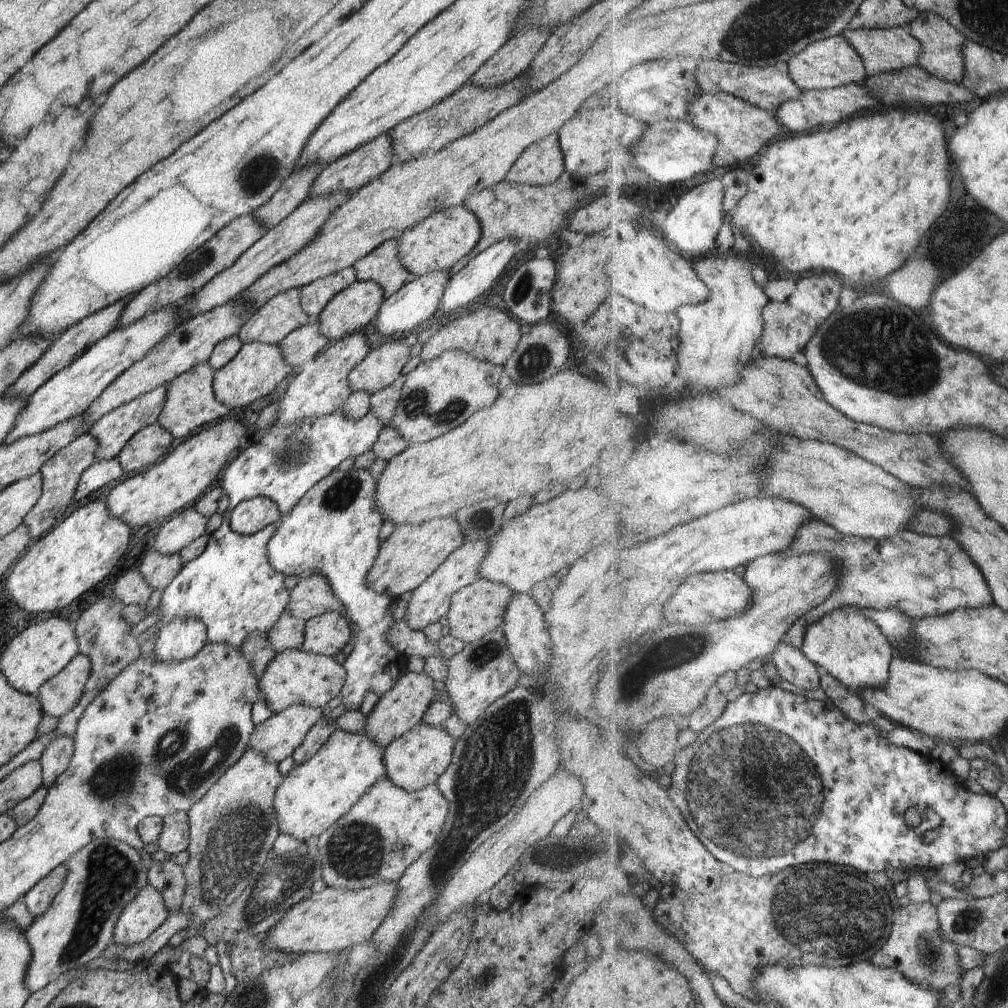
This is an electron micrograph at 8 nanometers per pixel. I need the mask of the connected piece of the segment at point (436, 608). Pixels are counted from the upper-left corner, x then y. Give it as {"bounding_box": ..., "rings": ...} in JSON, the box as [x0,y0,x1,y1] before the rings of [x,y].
{"bounding_box":[406,540,488,631],"rings":[[[474,540],[471,542],[465,542],[454,550],[446,562],[442,566],[438,566],[438,570],[434,574],[430,574],[427,580],[423,580],[423,584],[420,584],[412,592],[410,600],[408,600],[408,610],[406,610],[406,624],[412,628],[412,630],[424,631],[424,628],[428,624],[439,622],[442,616],[448,615],[451,606],[452,596],[458,590],[473,584],[477,579],[480,579],[480,566],[482,566],[482,560],[484,556],[488,554],[488,544],[486,540]]]}

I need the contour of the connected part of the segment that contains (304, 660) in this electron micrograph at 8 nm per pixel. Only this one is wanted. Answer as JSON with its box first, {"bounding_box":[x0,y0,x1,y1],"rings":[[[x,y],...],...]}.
{"bounding_box":[258,649,347,713],"rings":[[[289,649],[275,654],[258,682],[259,695],[274,713],[291,705],[306,704],[310,708],[328,709],[328,703],[340,695],[347,678],[344,666],[332,657],[316,655],[301,649]]]}

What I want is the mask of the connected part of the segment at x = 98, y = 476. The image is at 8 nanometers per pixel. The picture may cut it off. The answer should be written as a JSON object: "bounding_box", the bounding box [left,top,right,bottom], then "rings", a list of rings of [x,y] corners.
{"bounding_box":[74,458,125,501],"rings":[[[117,458],[95,462],[80,476],[74,501],[90,496],[92,492],[118,480],[123,474],[125,474],[124,468]]]}

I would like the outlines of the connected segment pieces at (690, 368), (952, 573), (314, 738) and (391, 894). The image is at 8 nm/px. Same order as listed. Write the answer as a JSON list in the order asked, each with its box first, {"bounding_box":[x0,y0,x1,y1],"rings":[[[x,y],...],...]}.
[{"bounding_box":[677,254,770,392],"rings":[[[742,254],[706,256],[694,264],[698,276],[710,284],[714,296],[706,304],[682,307],[677,312],[682,324],[682,344],[678,348],[679,368],[685,379],[684,389],[690,392],[713,392],[728,388],[744,378],[746,368],[754,364],[754,354],[760,354],[758,344],[765,336],[765,309],[770,305],[766,286],[770,272]]]},{"bounding_box":[782,519,997,650],"rings":[[[814,519],[798,532],[798,540],[792,548],[788,548],[787,554],[802,556],[812,552],[832,554],[842,566],[842,580],[838,584],[838,592],[829,599],[826,608],[802,616],[782,640],[782,644],[786,642],[800,650],[804,648],[808,628],[842,607],[900,608],[916,619],[946,616],[960,608],[990,608],[997,604],[981,566],[955,536],[929,536],[906,530],[892,540],[858,539],[854,535],[840,533],[825,521]]]},{"bounding_box":[292,712,339,766],"rings":[[[324,712],[324,718],[314,724],[310,728],[310,732],[306,734],[304,742],[302,745],[294,752],[292,758],[294,758],[294,766],[304,765],[310,761],[310,758],[313,758],[320,748],[324,745],[324,742],[330,738],[330,734],[335,732],[336,728],[339,728],[337,725],[337,720],[330,720]]]},{"bounding_box":[264,882,398,954],"rings":[[[382,882],[371,888],[352,891],[328,886],[290,908],[269,932],[264,933],[268,934],[264,946],[292,954],[344,951],[354,944],[362,944],[373,938],[382,920],[390,916],[396,896],[398,882]]]}]

